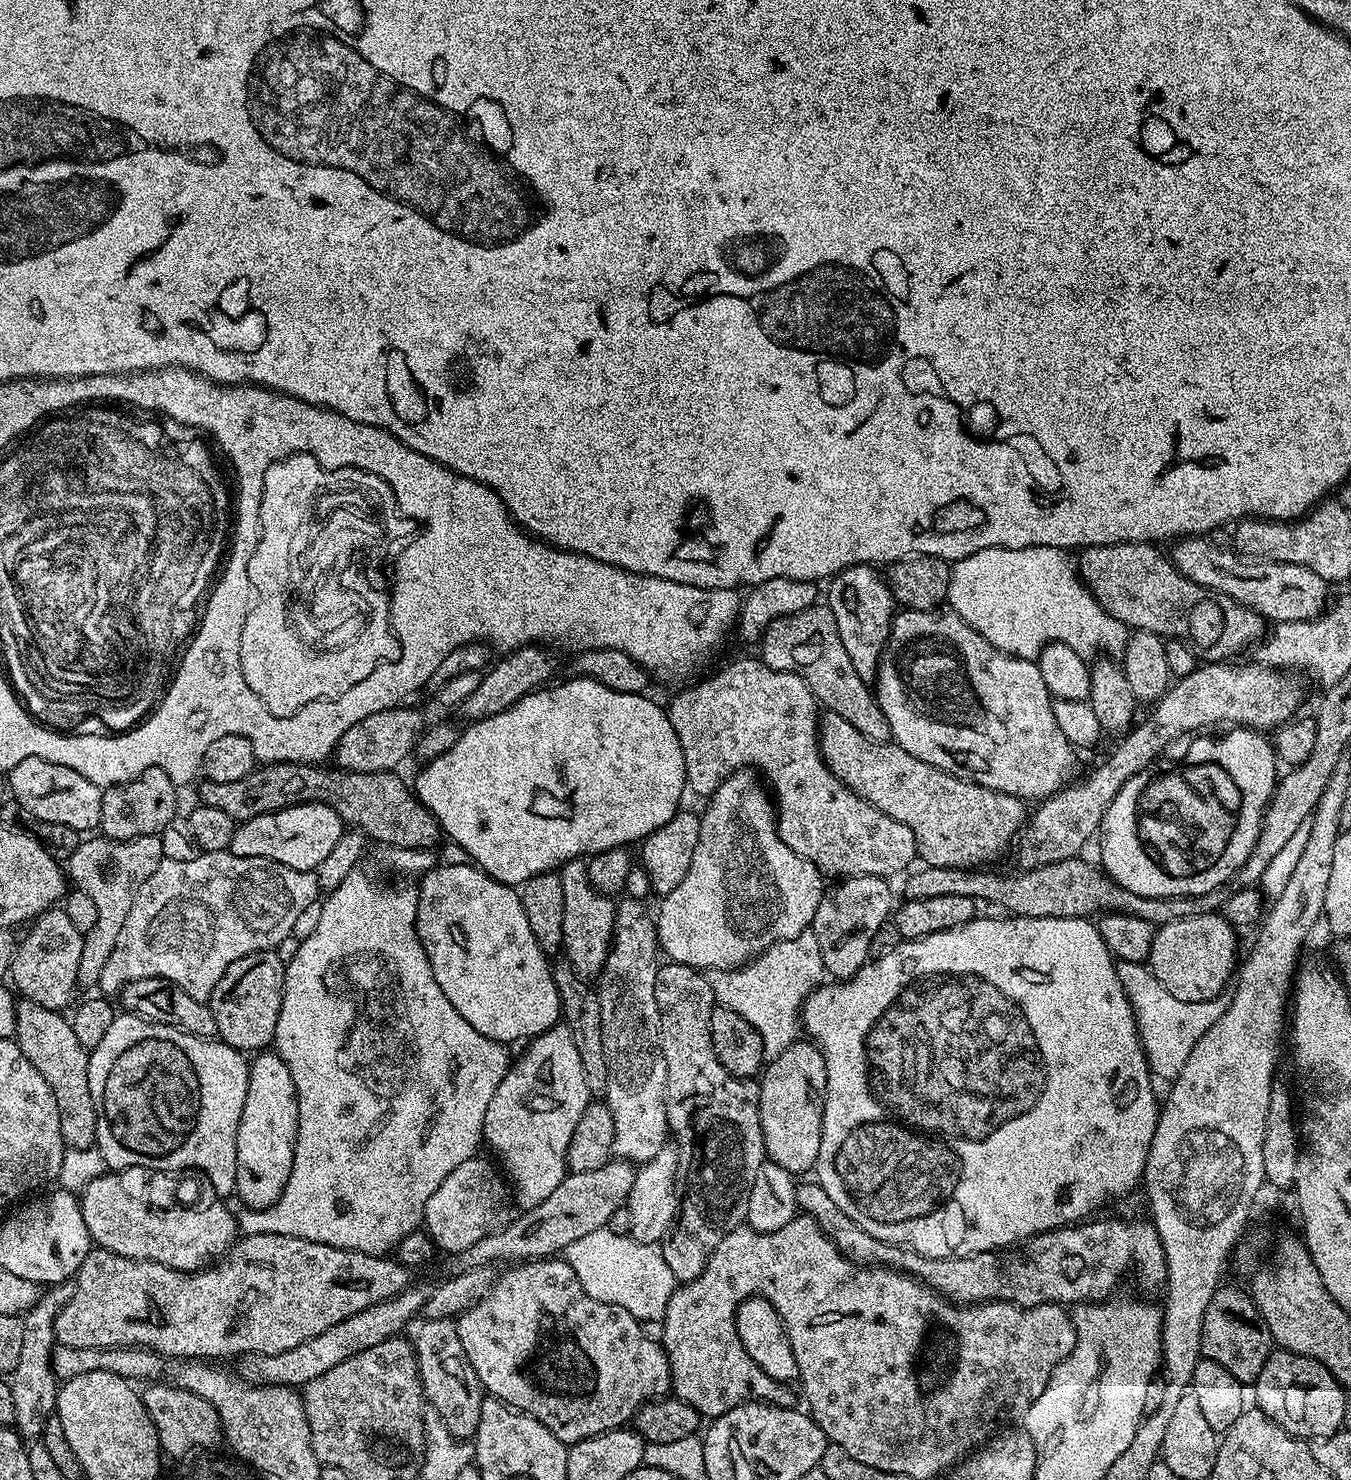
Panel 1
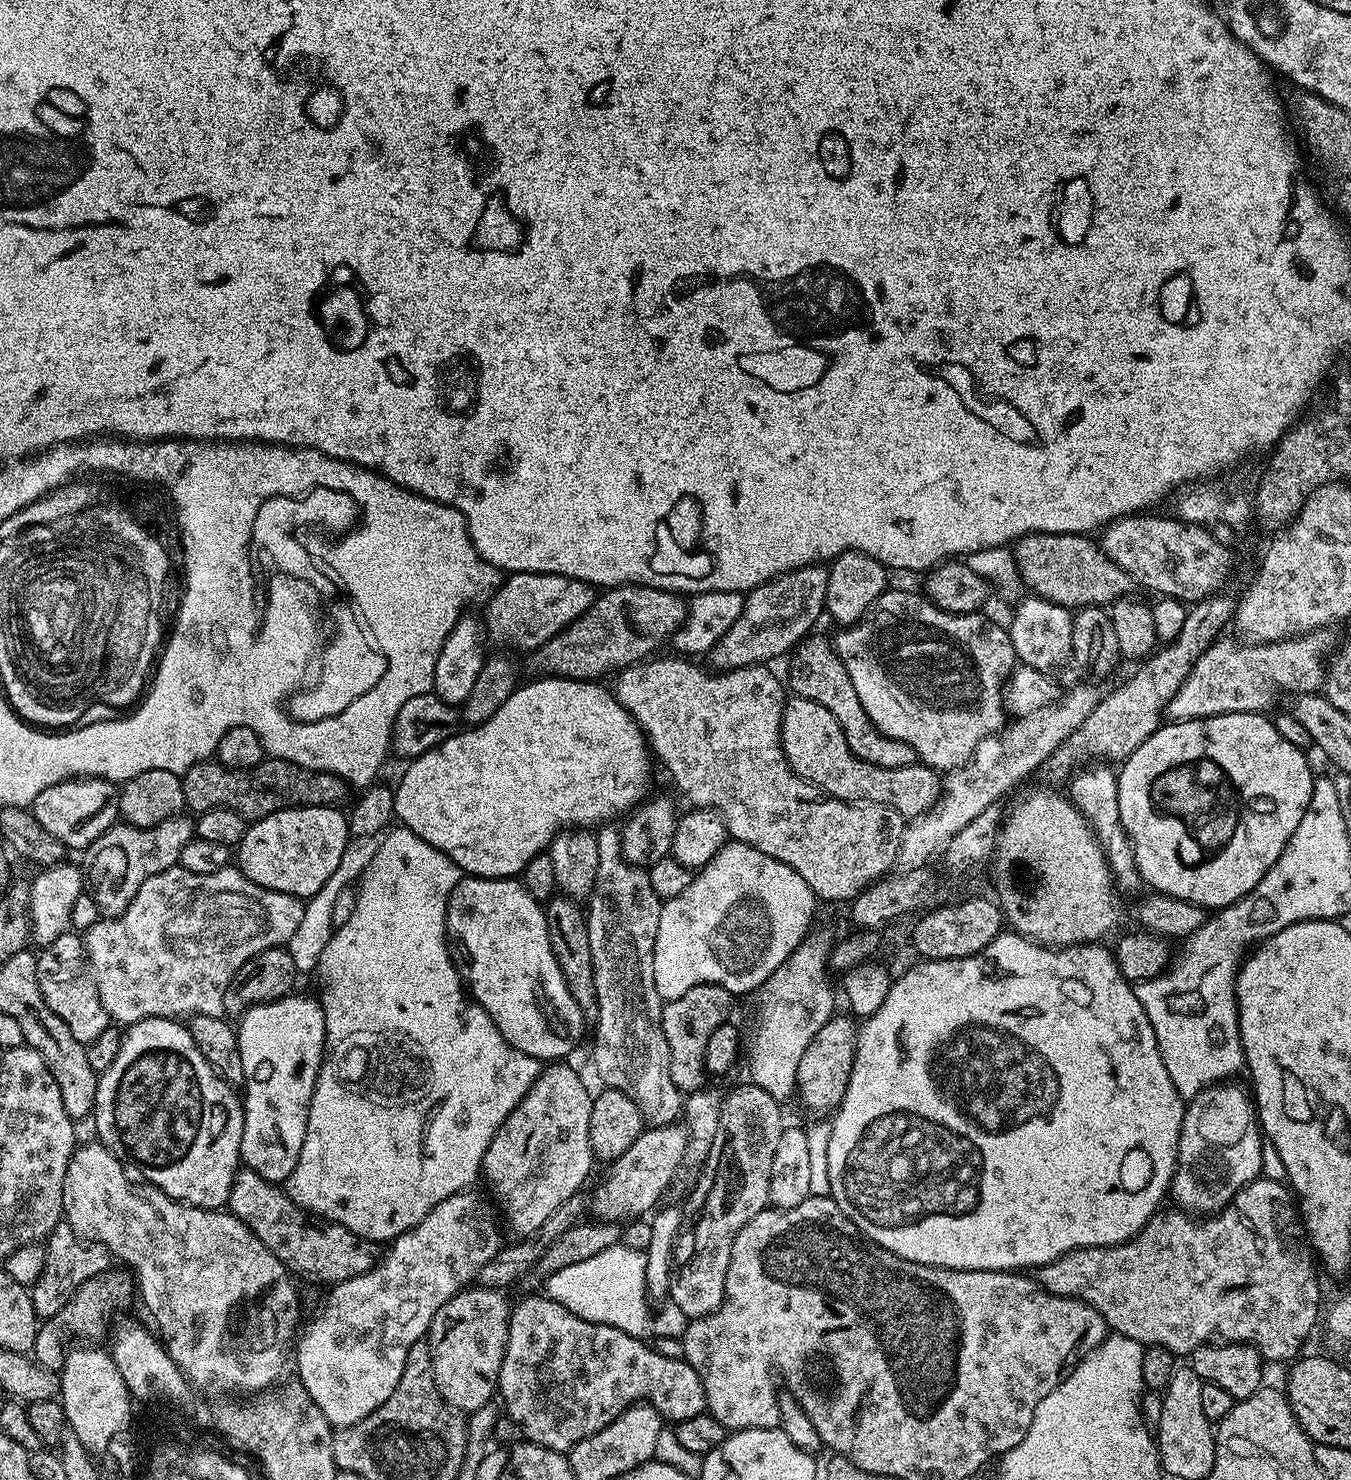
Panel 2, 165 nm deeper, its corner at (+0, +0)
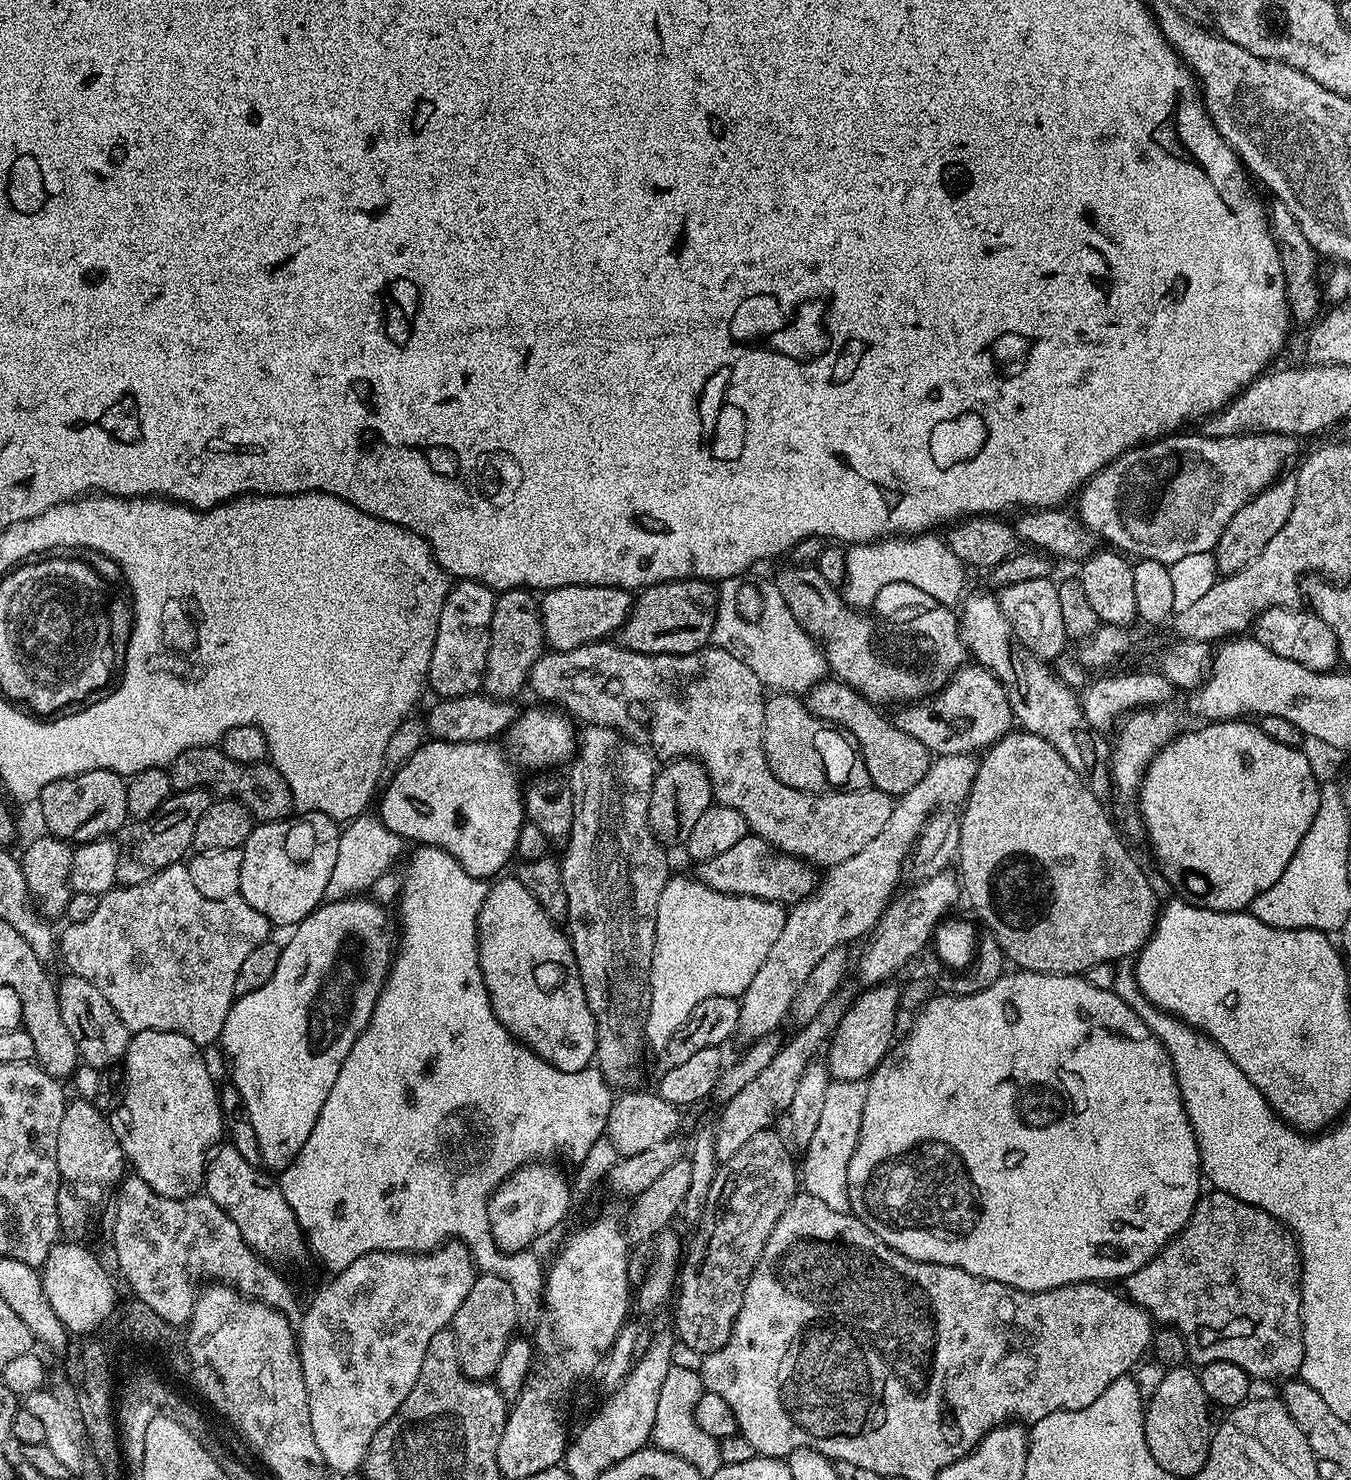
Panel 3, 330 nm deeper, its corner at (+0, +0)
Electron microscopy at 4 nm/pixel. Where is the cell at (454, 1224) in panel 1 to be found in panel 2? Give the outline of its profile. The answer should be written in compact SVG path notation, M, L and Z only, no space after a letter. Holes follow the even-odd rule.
M476 1190L454 1194L438 1202L438 1206L434 1206L434 1210L430 1210L430 1214L426 1214L418 1226L391 1241L380 1261L366 1274L331 1285L329 1292L332 1293L325 1298L316 1317L308 1325L303 1325L302 1335L295 1341L294 1352L296 1348L296 1372L300 1375L297 1376L298 1383L304 1387L314 1406L322 1410L333 1429L349 1428L362 1422L362 1418L378 1410L378 1406L382 1406L390 1394L394 1394L404 1373L408 1351L427 1337L434 1314L438 1314L438 1310L442 1310L442 1306L446 1306L454 1294L469 1287L480 1267L500 1251L502 1240L496 1229L497 1217L494 1212L493 1216L487 1202Z

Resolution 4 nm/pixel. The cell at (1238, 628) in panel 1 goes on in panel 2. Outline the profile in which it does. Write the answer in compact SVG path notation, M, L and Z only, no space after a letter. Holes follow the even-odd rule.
M1030 532L1015 541L1014 555L1019 583L1023 586L1025 584L1029 593L1041 596L1043 600L1049 600L1069 610L1110 606L1116 600L1125 599L1131 593L1128 591L1134 588L1130 574L1126 574L1126 570L1122 570L1122 566L1110 562L1110 558L1106 558L1099 543L1084 534Z

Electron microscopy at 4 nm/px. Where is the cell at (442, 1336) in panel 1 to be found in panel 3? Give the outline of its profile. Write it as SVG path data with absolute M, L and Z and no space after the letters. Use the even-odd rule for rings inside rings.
M477 1275L474 1286L470 1286L470 1294L466 1294L462 1306L458 1306L450 1327L456 1335L462 1370L472 1380L491 1381L508 1352L512 1331L517 1331L518 1328L514 1290L510 1290L510 1286L502 1278Z

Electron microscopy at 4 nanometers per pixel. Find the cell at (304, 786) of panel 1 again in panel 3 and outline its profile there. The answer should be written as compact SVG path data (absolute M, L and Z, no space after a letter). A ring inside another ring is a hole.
M219 747L191 748L178 758L174 758L167 769L168 777L172 779L172 786L176 792L189 792L195 788L203 788L205 792L216 798L237 800L250 810L250 814L257 821L287 820L293 815L294 805L292 791L282 778L280 771L271 763L243 764L234 762L234 758L226 758L226 754Z

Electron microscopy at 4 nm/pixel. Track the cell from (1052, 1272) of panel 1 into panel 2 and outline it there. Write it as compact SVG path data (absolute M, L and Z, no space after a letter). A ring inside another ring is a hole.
M1257 1178L1251 1180L1242 1190L1238 1190L1232 1201L1221 1212L1197 1218L1183 1210L1175 1211L1161 1210L1153 1214L1146 1227L1126 1244L1115 1244L1105 1248L1079 1248L1073 1252L1061 1254L1054 1262L1041 1266L1038 1270L1038 1282L1050 1294L1074 1298L1084 1304L1089 1304L1094 1310L1098 1310L1098 1314L1102 1314L1102 1318L1116 1336L1134 1338L1134 1342L1145 1346L1165 1348L1180 1358L1187 1357L1194 1349L1217 1340L1234 1344L1250 1344L1259 1350L1260 1355L1268 1362L1272 1362L1272 1360L1295 1361L1301 1355L1300 1347L1307 1342L1308 1335L1315 1330L1316 1319L1319 1316L1321 1319L1322 1308L1320 1312L1320 1284L1316 1281L1318 1264L1314 1259L1308 1233L1304 1230L1304 1221L1300 1219L1298 1204L1289 1185L1279 1180Z

